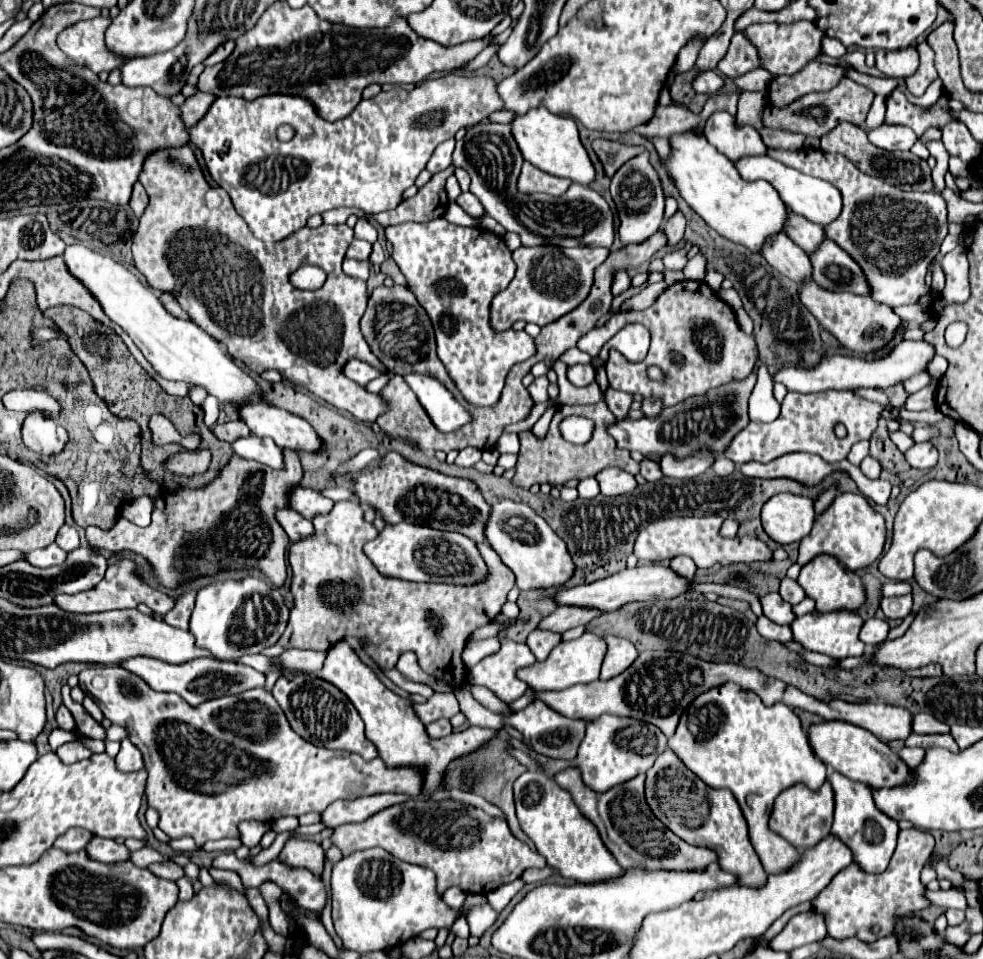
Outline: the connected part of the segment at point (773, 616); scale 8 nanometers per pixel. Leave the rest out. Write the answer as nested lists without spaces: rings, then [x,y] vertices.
[[[777,592],[765,594],[761,598],[761,606],[763,606],[763,614],[775,624],[791,624],[795,620],[791,604],[785,604],[785,600],[781,600]]]

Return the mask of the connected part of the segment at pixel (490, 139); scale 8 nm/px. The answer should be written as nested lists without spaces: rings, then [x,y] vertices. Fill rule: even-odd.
[[[481,122],[467,128],[463,140],[457,142],[453,152],[453,166],[467,170],[471,176],[471,192],[481,200],[485,212],[495,218],[505,230],[517,232],[523,246],[603,246],[611,248],[615,238],[613,212],[603,196],[599,196],[589,186],[571,184],[563,196],[549,194],[521,194],[517,192],[515,168],[523,164],[521,150],[513,140],[509,124]]]

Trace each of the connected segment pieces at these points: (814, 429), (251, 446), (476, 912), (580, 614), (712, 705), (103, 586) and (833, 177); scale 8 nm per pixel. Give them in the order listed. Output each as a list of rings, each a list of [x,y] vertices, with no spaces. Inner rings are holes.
[[[827,390],[811,394],[798,394],[788,392],[781,402],[781,414],[777,420],[763,424],[763,422],[751,422],[747,428],[743,428],[729,448],[723,452],[729,460],[735,464],[743,464],[749,460],[757,462],[769,462],[773,458],[779,458],[787,452],[811,452],[827,460],[829,464],[837,464],[847,458],[851,446],[859,440],[867,440],[871,432],[877,428],[881,406],[867,402],[859,398],[851,390]],[[841,422],[847,428],[845,438],[837,438],[833,432],[833,426]]]
[[[251,434],[247,438],[235,440],[231,446],[233,446],[233,452],[241,458],[263,462],[275,470],[283,468],[283,450],[277,448],[269,438],[257,438]]]
[[[485,904],[485,906],[479,906],[479,908],[473,908],[467,912],[467,920],[469,920],[470,935],[481,938],[483,932],[495,922],[497,918],[497,912]],[[477,930],[477,932],[475,932]]]
[[[559,606],[553,614],[541,620],[539,628],[559,632],[563,634],[569,628],[575,628],[579,624],[589,624],[593,618],[601,616],[605,612],[597,612],[597,608],[571,608],[571,606]]]
[[[727,682],[689,704],[675,736],[669,738],[669,748],[707,786],[729,788],[733,792],[747,820],[751,844],[767,874],[785,872],[798,861],[801,854],[771,832],[767,820],[775,798],[785,788],[805,784],[809,790],[819,790],[825,782],[825,764],[813,754],[807,732],[789,706],[765,706],[757,694]]]
[[[123,560],[107,568],[105,578],[91,590],[79,592],[79,594],[67,594],[67,596],[55,596],[55,604],[61,610],[67,612],[79,612],[79,614],[89,614],[89,612],[105,612],[105,610],[119,610],[119,608],[137,608],[139,604],[147,604],[153,612],[163,616],[173,608],[173,598],[165,596],[163,592],[153,590],[151,586],[143,584],[135,574],[133,574],[133,562]]]
[[[941,140],[929,142],[927,148],[929,148],[931,156],[935,156],[935,160],[937,160],[937,166],[933,170],[933,188],[929,192],[905,192],[895,186],[889,186],[875,176],[863,174],[841,154],[825,154],[823,150],[813,150],[813,148],[801,148],[797,152],[787,152],[787,150],[769,150],[767,152],[771,158],[775,158],[799,172],[827,180],[839,188],[839,192],[843,196],[843,212],[839,214],[839,218],[835,222],[825,226],[825,234],[829,240],[839,244],[847,254],[851,254],[853,260],[857,260],[857,264],[861,264],[861,268],[869,280],[869,286],[871,286],[871,296],[877,302],[883,302],[891,308],[901,306],[901,304],[915,304],[921,294],[931,292],[931,288],[925,286],[927,266],[939,254],[939,246],[941,246],[943,238],[947,236],[947,210],[945,210],[945,200],[941,196],[941,190],[945,188],[943,176],[947,172],[949,156],[947,156]]]

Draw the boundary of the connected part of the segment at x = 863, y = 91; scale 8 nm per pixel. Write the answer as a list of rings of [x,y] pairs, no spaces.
[[[843,78],[833,90],[811,92],[809,96],[801,96],[801,100],[793,100],[793,104],[787,104],[785,108],[777,108],[773,104],[767,104],[763,108],[761,120],[763,120],[765,128],[789,130],[789,132],[799,132],[805,136],[821,138],[831,128],[835,128],[839,122],[851,122],[851,124],[865,122],[871,102],[873,102],[873,92],[869,88],[853,82],[851,78]]]

